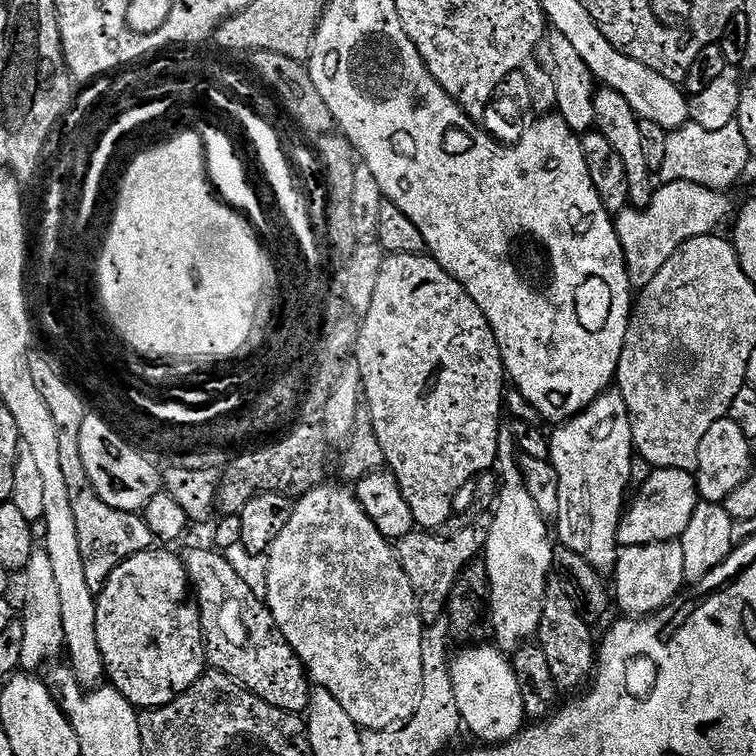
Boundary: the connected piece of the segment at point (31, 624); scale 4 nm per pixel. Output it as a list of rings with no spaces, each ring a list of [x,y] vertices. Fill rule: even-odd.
[[[37,550],[32,553],[28,567],[22,573],[24,579],[24,608],[22,604],[22,662],[24,670],[40,670],[47,660],[65,651],[64,627],[62,626],[62,598],[58,592],[58,578],[54,576],[54,562],[47,551]]]

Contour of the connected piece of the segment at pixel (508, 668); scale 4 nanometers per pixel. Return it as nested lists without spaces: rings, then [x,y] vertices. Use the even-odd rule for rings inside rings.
[[[485,642],[464,646],[451,657],[455,697],[461,710],[463,727],[488,746],[499,746],[514,739],[526,727],[522,706],[522,686],[512,668],[511,659],[499,647]]]

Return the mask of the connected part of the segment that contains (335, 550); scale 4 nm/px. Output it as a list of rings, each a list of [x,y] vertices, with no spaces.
[[[321,482],[306,495],[299,497],[293,503],[290,522],[286,522],[282,534],[278,534],[274,546],[270,546],[266,555],[268,557],[268,595],[266,597],[268,609],[272,611],[274,622],[282,630],[286,642],[290,642],[290,646],[307,668],[311,681],[315,685],[325,688],[330,694],[334,694],[334,698],[338,698],[338,702],[342,702],[342,710],[346,710],[346,714],[350,714],[350,718],[361,730],[396,729],[414,718],[422,699],[422,640],[426,625],[424,619],[420,617],[416,591],[414,586],[410,586],[410,578],[406,578],[406,570],[400,564],[395,547],[378,530],[378,526],[374,524],[370,514],[366,514],[355,491],[351,487],[343,488],[340,484]]]

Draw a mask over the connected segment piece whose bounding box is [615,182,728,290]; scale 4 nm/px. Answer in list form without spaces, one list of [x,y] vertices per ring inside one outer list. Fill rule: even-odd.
[[[694,182],[661,183],[645,208],[627,207],[615,217],[616,233],[622,242],[633,289],[641,290],[658,274],[684,242],[702,235],[713,235],[724,220],[727,195]]]

